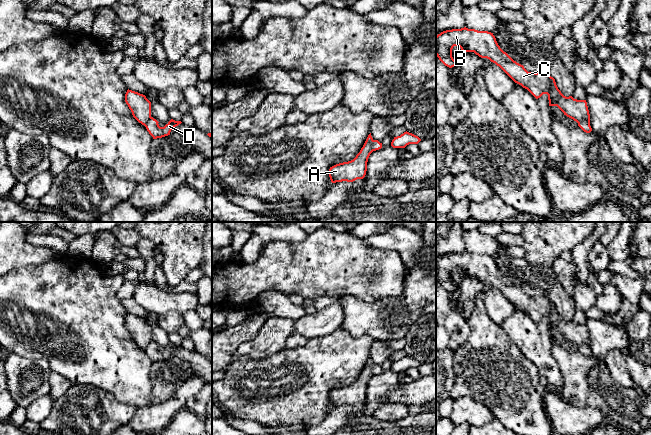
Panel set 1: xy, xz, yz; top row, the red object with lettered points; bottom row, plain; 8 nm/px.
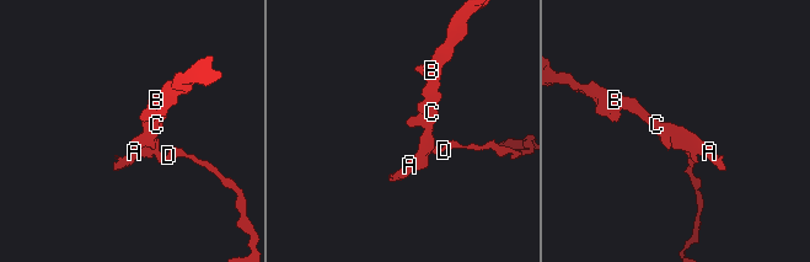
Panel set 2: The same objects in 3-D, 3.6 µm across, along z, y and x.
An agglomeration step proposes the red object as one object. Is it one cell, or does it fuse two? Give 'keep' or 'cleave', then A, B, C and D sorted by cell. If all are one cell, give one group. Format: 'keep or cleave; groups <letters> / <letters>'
cleave; groups A B C / D

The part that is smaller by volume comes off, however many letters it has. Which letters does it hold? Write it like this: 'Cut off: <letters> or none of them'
Cut off: D

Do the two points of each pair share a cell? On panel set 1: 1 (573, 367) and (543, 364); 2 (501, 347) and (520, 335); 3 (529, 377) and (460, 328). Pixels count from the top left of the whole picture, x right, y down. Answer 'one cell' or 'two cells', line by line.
1: two cells
2: two cells
3: two cells

